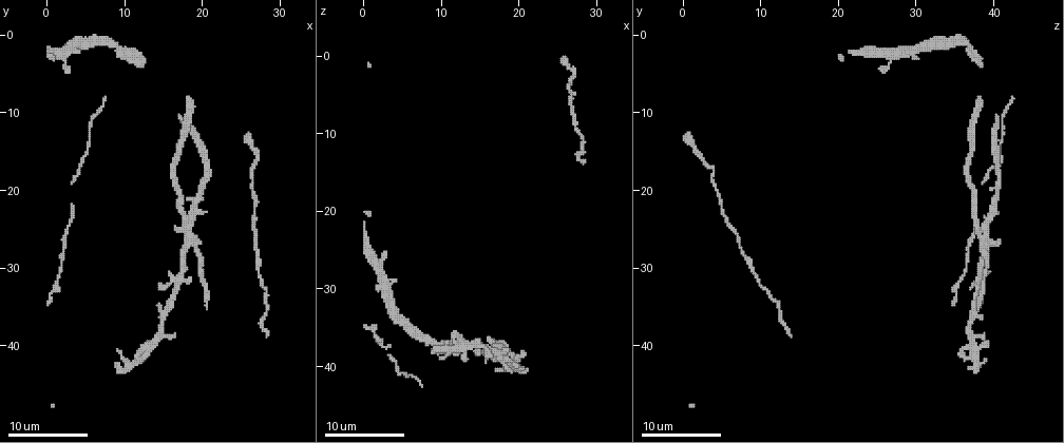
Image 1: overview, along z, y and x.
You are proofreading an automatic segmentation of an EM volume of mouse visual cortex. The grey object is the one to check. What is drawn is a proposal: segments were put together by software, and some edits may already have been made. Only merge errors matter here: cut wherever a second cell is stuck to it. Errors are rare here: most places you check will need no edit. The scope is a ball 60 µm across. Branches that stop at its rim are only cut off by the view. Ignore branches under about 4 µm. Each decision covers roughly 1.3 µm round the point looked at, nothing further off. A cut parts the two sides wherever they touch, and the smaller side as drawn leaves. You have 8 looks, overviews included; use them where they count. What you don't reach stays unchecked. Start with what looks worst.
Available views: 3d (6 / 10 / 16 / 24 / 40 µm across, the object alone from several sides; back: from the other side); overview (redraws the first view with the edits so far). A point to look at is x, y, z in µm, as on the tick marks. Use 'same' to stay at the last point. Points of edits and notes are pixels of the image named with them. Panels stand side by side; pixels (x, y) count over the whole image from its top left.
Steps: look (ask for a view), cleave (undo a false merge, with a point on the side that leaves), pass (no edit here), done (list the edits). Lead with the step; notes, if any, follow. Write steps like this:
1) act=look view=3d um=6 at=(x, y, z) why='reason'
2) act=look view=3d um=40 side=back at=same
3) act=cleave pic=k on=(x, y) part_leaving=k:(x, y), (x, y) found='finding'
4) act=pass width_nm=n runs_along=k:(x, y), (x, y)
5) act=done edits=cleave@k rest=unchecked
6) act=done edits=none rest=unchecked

act=look view=3d um=16 at=(18.5, 25.0, 38.0)

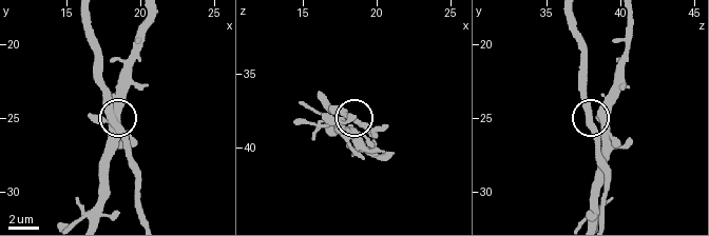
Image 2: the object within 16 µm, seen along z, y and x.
act=pass arms=3 found='continuous, no second cell'

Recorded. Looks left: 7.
act=look view=3d um=10 at=(0.5, 2.0, 22.5) why='sudden change in width'

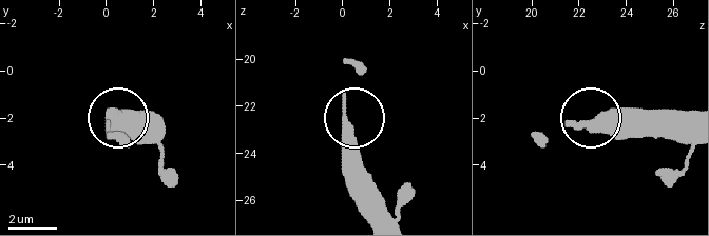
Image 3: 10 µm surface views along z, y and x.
act=look view=3d um=6 at=(0.2, 2.2, 22.7)

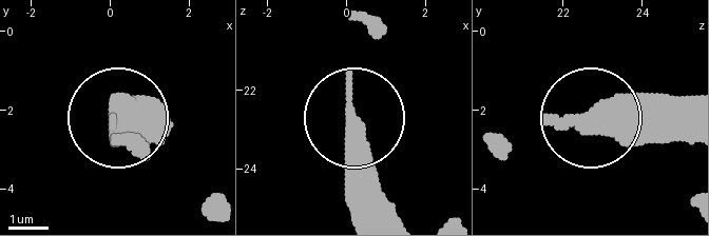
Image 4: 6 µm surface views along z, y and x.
act=pass found='all the same cell'

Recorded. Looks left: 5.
act=look view=3d um=10 at=(3.5, 18.5, 38.5) why='sudden change in width'

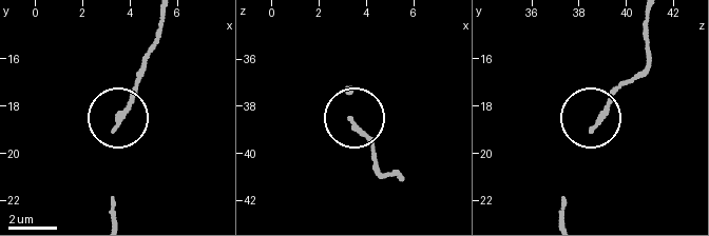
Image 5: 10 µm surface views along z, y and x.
act=pass found='continuous, no second cell'

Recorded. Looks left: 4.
act=look view=3d um=6 at=(5.5, 14.5, 40.5) why='thin neck'

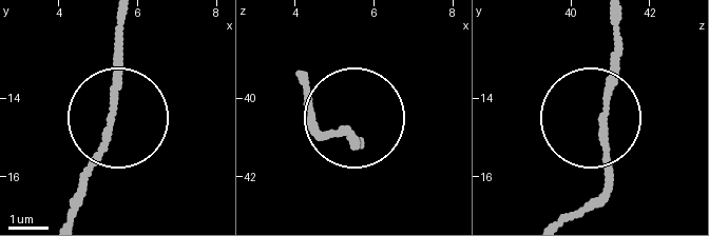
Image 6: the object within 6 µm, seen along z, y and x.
act=pass found='continuous, no second cell'

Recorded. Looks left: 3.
act=done edits=none rest=unchecked

